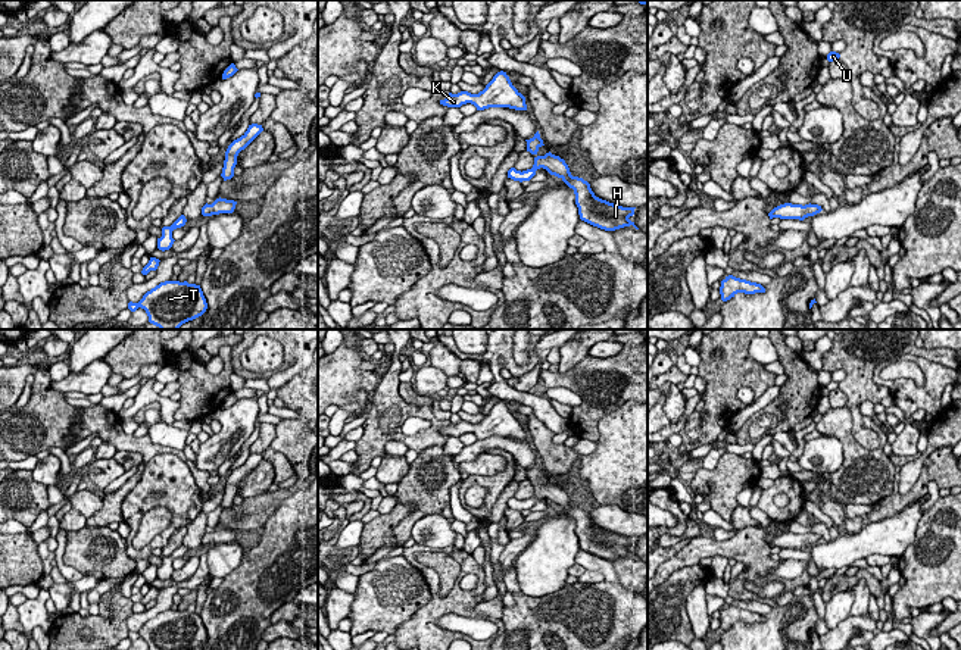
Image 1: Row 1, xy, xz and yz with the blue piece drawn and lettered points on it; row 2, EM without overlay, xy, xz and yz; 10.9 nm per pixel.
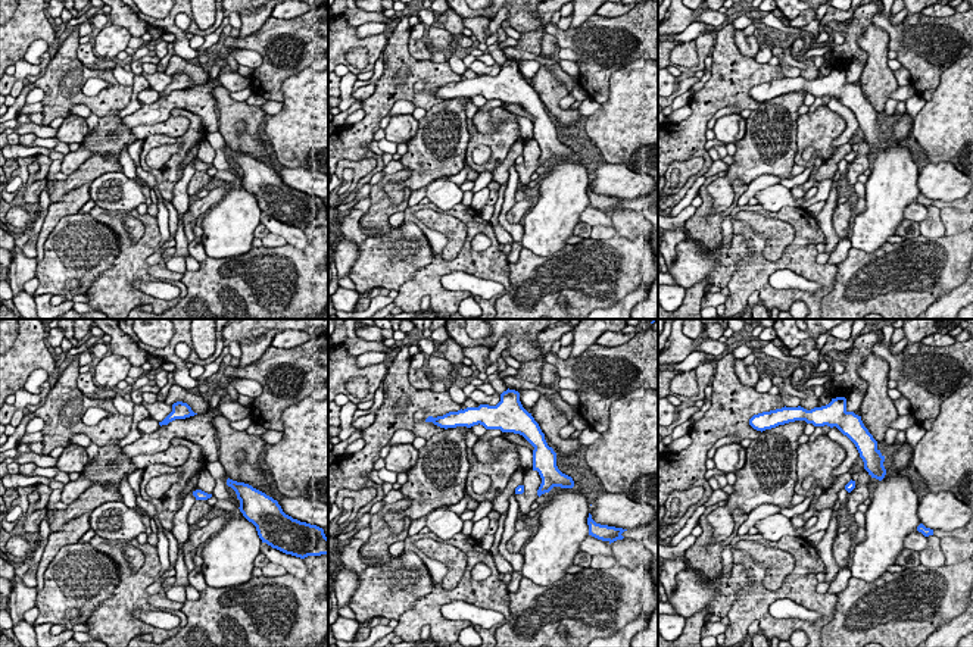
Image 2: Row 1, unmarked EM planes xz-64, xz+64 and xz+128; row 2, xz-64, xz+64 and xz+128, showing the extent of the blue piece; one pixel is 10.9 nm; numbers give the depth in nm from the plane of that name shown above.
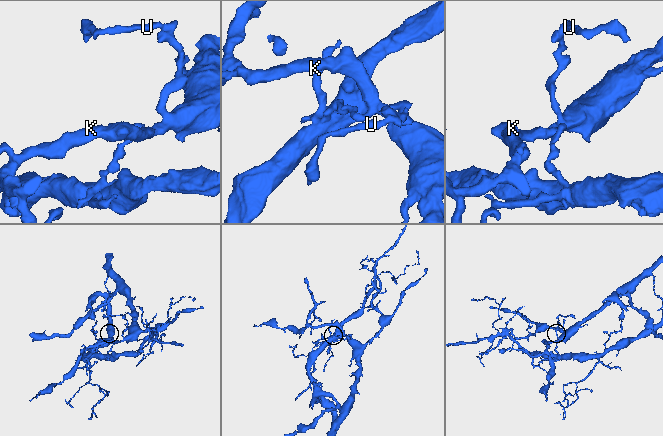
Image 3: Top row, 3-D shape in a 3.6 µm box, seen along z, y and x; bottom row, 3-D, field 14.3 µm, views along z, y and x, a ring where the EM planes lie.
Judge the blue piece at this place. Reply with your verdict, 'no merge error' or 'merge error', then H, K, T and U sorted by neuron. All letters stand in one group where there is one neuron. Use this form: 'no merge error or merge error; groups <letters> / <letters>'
merge error; groups H K U / T

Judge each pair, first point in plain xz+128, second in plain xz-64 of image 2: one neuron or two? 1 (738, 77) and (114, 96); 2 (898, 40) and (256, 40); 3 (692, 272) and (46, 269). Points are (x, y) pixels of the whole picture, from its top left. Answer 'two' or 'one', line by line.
1: one
2: one
3: one

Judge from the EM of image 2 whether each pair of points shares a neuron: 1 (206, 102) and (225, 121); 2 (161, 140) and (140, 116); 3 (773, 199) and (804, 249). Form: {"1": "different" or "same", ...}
{"1": "different", "2": "different", "3": "different"}

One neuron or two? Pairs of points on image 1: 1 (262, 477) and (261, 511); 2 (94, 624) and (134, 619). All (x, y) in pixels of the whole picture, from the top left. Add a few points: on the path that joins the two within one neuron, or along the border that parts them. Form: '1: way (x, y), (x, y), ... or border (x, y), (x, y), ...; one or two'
1: border (265, 491), (243, 499); two
2: border (133, 612), (127, 618), (128, 630); two

